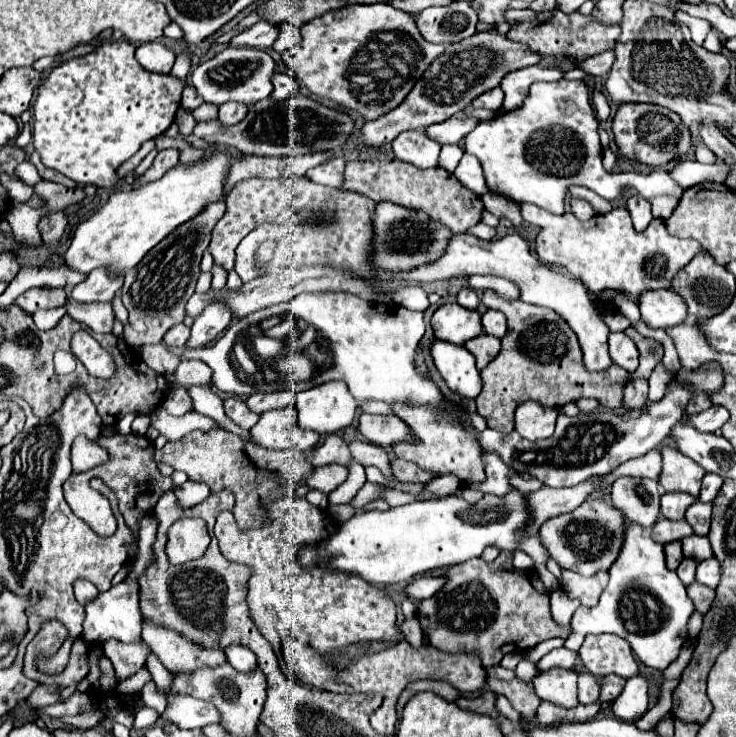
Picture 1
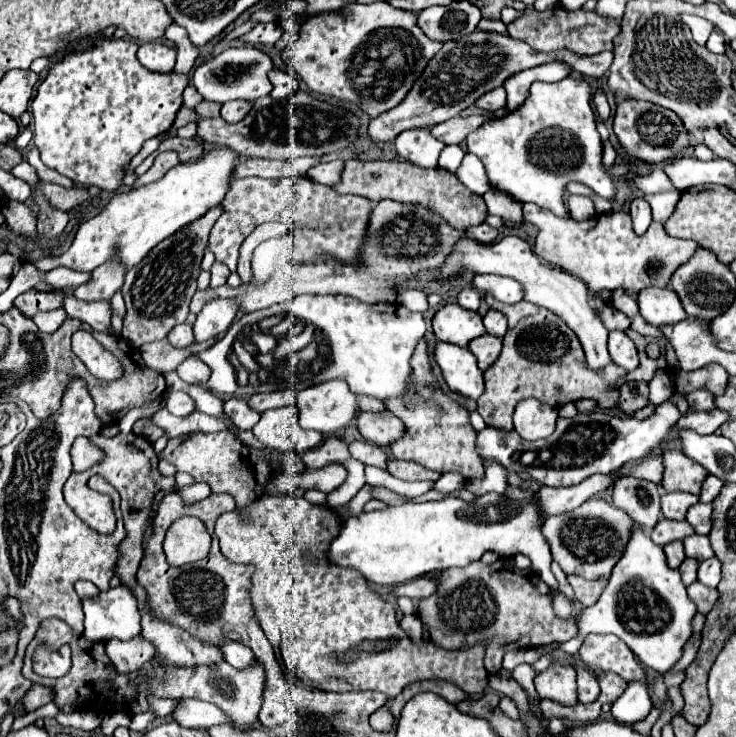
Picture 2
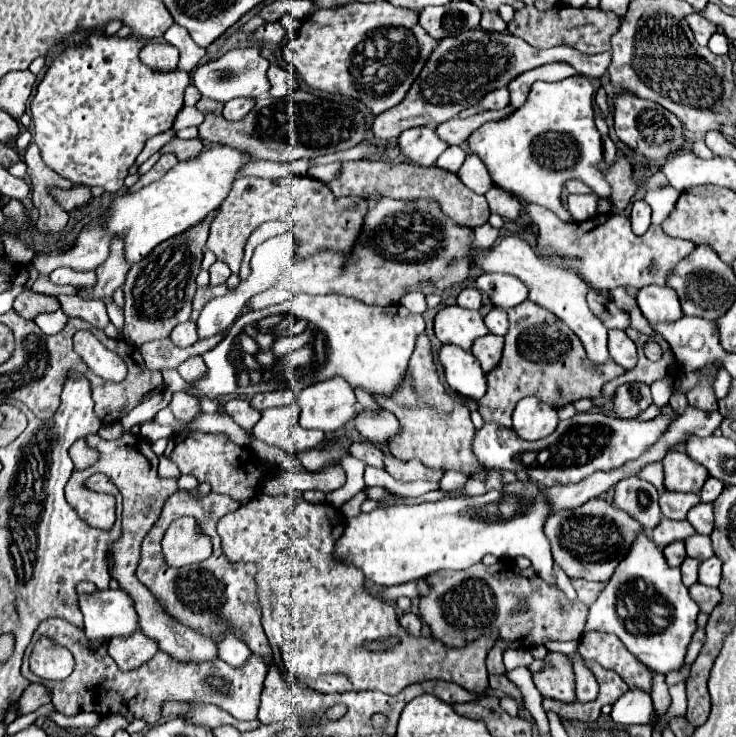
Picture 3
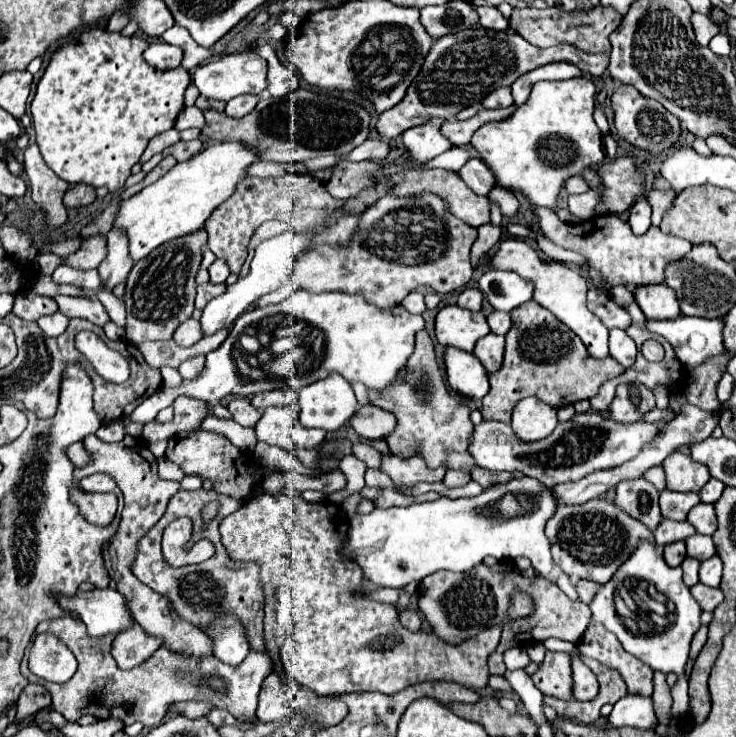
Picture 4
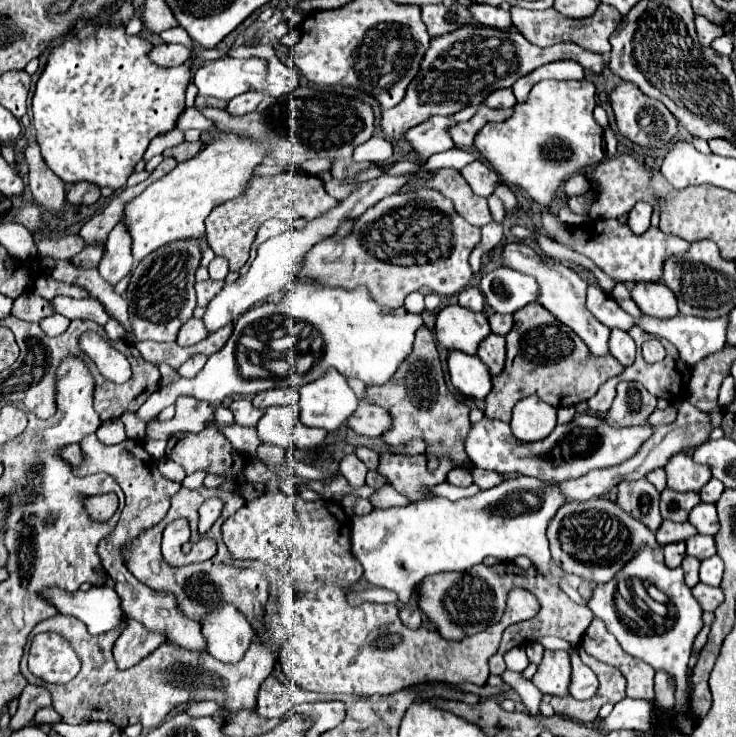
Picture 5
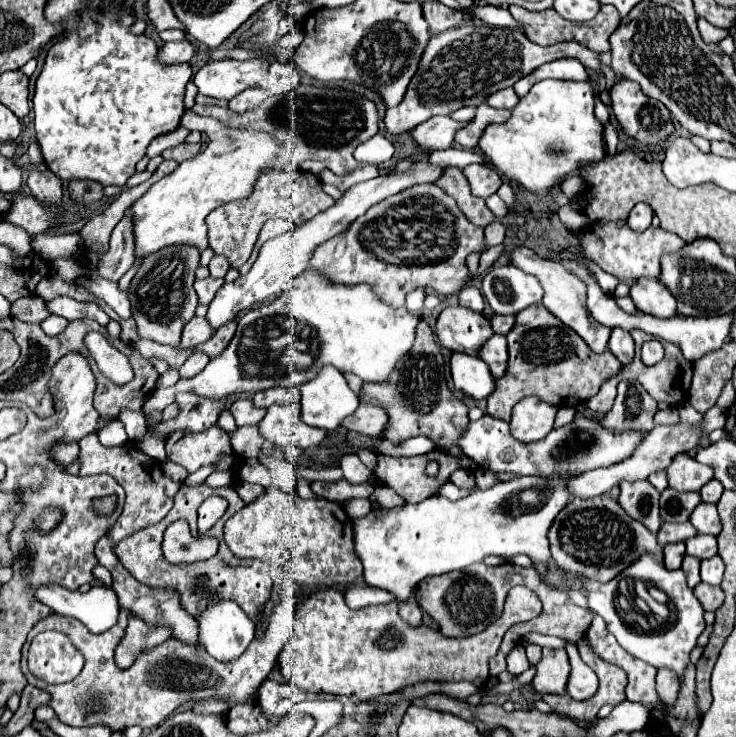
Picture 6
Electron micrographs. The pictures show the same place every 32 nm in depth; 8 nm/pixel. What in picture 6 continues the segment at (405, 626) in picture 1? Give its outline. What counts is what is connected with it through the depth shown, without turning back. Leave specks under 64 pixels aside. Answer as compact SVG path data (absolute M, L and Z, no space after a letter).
M406 600L400 602L400 616L410 622L412 626L418 626L422 622L422 608L418 606L416 600Z

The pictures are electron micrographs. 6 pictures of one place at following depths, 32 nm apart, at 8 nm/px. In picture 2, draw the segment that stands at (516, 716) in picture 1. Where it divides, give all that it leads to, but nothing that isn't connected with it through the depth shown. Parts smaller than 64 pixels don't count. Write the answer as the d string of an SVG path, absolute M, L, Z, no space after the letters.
M502 697L499 701L499 708L510 718L517 720L520 718L520 713L513 701L508 697Z

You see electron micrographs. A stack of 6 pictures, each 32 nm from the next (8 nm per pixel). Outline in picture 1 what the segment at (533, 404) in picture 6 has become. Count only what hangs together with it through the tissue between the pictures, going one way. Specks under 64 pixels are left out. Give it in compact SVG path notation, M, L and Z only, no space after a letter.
M526 400L518 404L516 414L514 414L514 424L516 432L526 438L526 440L542 440L552 436L554 424L556 424L558 410L546 408L534 400Z

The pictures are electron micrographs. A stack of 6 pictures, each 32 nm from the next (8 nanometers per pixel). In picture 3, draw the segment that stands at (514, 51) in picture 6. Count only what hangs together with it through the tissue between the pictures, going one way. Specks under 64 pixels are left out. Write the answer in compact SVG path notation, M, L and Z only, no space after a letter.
M474 28L462 32L458 36L448 36L438 42L428 62L424 64L418 78L412 82L406 98L376 116L372 132L380 140L398 138L400 132L424 124L440 124L450 118L456 118L460 110L478 104L488 92L508 86L516 76L526 70L550 64L550 62L568 62L580 74L590 78L600 78L610 64L610 54L582 54L570 46L554 46L548 50L538 50L510 32L486 32L482 28Z

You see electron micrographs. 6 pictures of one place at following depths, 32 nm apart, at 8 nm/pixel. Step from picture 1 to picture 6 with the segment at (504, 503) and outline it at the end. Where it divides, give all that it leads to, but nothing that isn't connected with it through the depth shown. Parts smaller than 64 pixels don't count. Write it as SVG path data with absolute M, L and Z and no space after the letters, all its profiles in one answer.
M516 476L508 482L498 482L488 490L476 488L476 492L468 494L462 500L448 500L444 496L432 496L418 504L406 504L400 508L390 510L372 510L368 516L354 520L354 548L358 558L364 566L364 582L374 588L382 588L392 592L398 602L410 598L414 586L428 576L446 574L452 570L464 570L474 562L482 562L486 556L494 554L504 560L526 554L538 566L550 564L550 550L548 550L548 530L556 520L558 512L568 504L572 498L568 490L570 476Z

